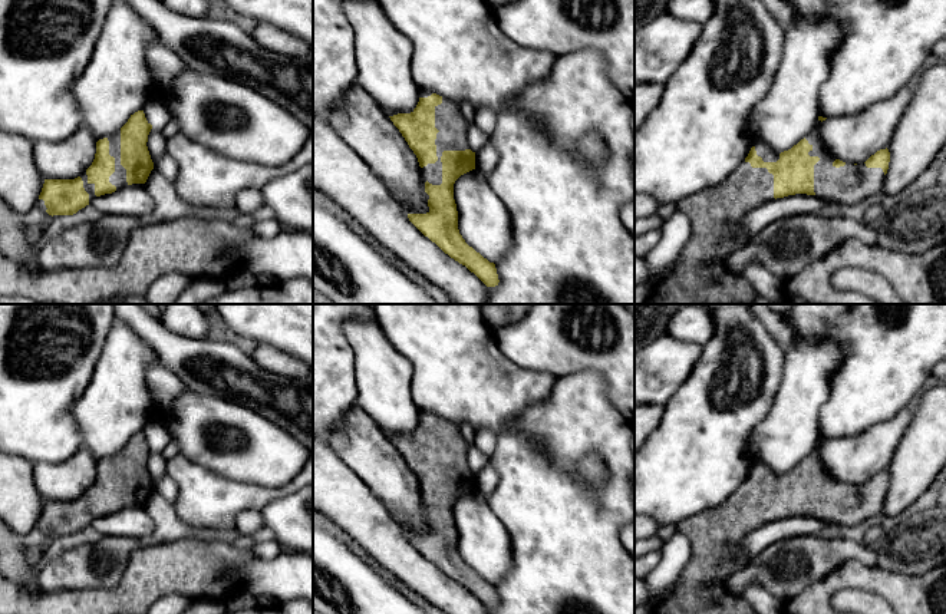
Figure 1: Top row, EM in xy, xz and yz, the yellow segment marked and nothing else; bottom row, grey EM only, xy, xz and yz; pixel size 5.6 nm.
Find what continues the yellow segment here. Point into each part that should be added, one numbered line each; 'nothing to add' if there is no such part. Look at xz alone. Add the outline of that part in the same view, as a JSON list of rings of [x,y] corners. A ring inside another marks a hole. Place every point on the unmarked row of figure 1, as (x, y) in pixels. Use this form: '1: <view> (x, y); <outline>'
1: xz (450, 442); [[[442,419],[442,425],[435,428],[435,449],[439,452],[435,460],[438,482],[421,489],[423,506],[426,502],[432,506],[442,505],[441,478],[444,472],[469,471],[467,460],[469,443],[464,438],[458,425]]]

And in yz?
1: yz (846, 507); [[[818,442],[811,455],[805,458],[812,471],[810,478],[818,478],[814,486],[814,514],[818,519],[843,529],[857,525],[868,518],[880,516],[884,505],[881,489],[867,489],[864,483],[850,485],[835,489],[835,479],[825,471],[820,459]]]

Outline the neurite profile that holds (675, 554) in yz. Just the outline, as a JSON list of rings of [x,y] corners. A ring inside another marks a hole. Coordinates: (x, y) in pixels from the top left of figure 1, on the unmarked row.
[[[682,534],[670,537],[660,549],[659,564],[645,578],[649,592],[660,595],[672,588],[688,564],[690,554],[692,545],[688,537]]]

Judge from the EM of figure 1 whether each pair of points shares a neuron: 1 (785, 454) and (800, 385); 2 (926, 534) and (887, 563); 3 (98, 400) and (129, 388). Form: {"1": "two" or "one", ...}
{"1": "one", "2": "one", "3": "one"}

